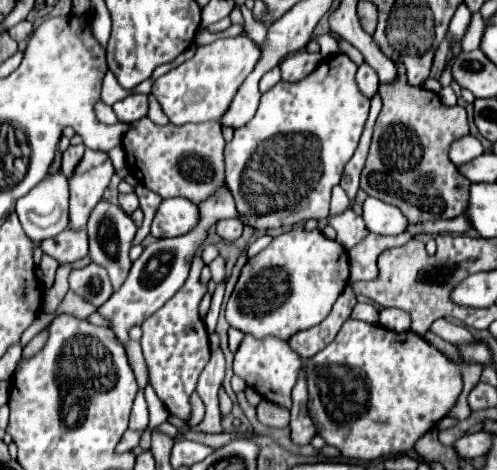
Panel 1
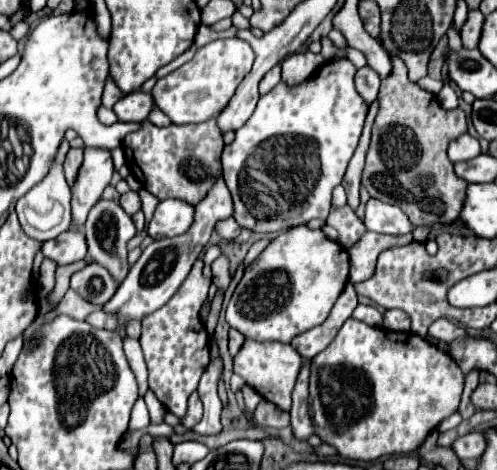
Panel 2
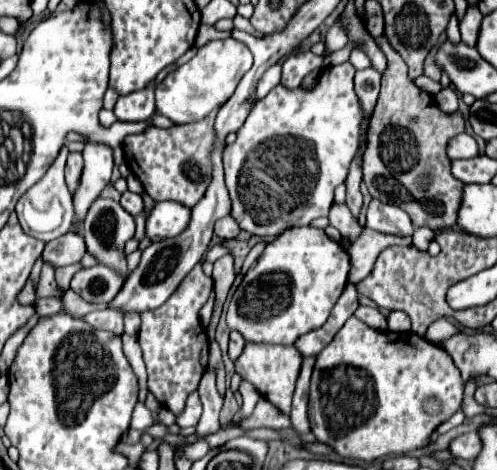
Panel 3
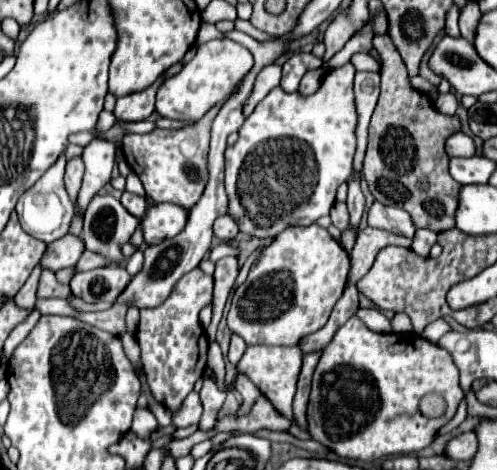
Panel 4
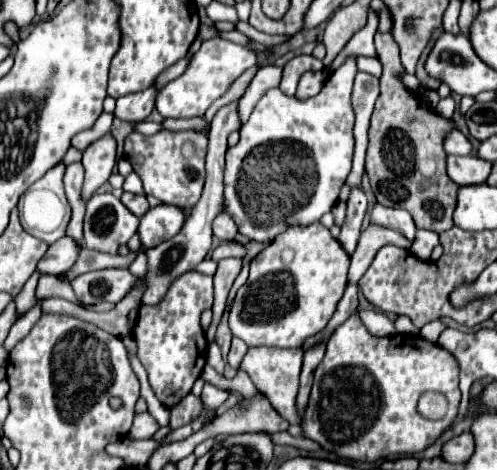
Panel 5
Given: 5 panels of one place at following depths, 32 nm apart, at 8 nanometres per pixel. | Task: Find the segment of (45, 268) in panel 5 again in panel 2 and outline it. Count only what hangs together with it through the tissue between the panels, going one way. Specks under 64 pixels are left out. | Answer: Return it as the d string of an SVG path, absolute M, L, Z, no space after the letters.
M74 228L42 244L42 254L46 258L52 258L58 264L72 264L76 260L82 260L86 258L86 250L88 250L88 244L86 244L84 232Z

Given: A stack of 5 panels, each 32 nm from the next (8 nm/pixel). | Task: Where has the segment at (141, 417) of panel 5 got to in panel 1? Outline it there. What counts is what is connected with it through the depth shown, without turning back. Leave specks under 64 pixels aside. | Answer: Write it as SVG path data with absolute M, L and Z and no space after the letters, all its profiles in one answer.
M138 390L136 400L134 400L134 408L130 414L130 430L134 432L144 432L148 426L148 404L144 398L144 392Z

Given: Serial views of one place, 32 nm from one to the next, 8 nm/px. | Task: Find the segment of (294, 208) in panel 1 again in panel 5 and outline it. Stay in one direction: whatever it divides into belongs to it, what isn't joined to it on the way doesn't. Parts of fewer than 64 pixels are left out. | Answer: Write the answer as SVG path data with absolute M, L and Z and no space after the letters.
M348 58L340 68L336 68L326 78L322 90L312 98L300 100L296 96L286 96L280 88L272 88L256 104L248 122L240 128L238 144L226 150L224 212L232 216L240 234L258 242L274 240L286 228L308 226L332 210L332 206L338 200L340 186L346 182L352 170L352 154L354 154L352 82L356 72L358 70L354 58Z

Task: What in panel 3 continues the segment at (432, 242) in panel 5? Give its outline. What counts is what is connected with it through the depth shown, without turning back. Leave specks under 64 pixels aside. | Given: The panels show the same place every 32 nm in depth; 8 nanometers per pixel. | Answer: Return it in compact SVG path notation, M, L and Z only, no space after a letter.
M416 228L414 234L412 234L412 240L414 240L412 244L414 244L416 248L426 250L428 244L430 244L430 240L434 240L434 232L432 232L430 228Z

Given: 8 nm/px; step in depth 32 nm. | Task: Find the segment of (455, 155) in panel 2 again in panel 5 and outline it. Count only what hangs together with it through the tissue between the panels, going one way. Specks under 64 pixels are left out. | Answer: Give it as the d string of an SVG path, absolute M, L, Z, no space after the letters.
M452 130L452 132L446 136L446 140L444 140L444 150L446 150L446 154L468 156L468 154L472 154L472 144L470 144L470 140L468 140L462 132Z

